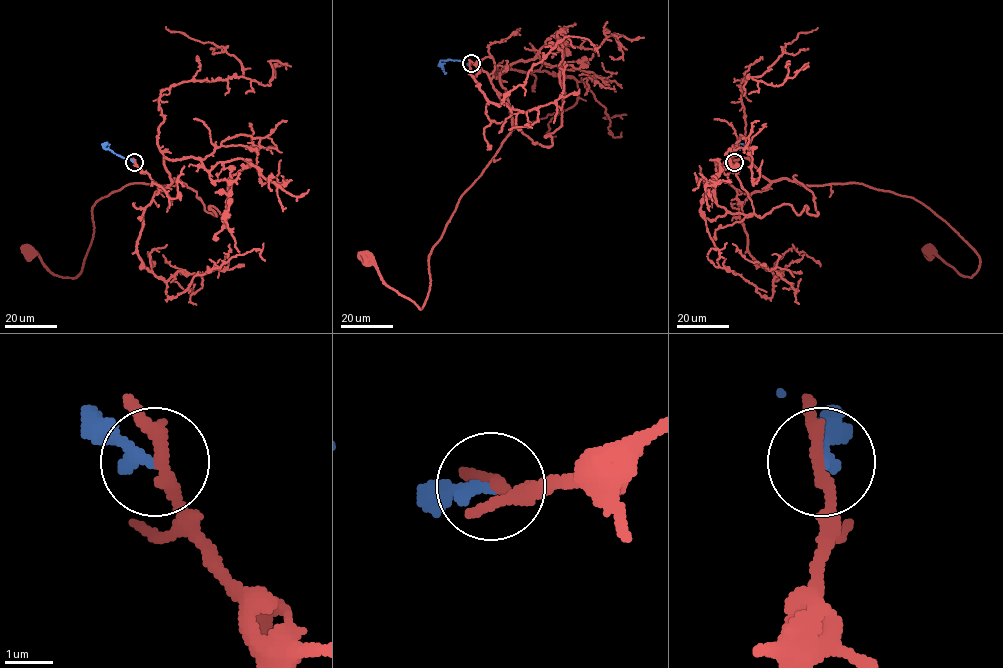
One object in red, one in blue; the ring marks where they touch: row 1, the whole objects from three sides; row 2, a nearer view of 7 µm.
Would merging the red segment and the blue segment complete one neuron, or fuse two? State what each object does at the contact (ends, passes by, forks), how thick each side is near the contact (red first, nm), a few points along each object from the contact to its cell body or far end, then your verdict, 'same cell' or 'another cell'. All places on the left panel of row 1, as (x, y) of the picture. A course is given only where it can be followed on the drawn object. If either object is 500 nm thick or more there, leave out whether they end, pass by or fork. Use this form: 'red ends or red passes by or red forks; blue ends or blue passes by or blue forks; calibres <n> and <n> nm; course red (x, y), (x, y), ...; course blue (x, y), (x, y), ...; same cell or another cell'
red passes by; blue ends; calibres 260 and 280 nm; course red (135, 161), (157, 184), (156, 194), (176, 184), (131, 183), (97, 201), (81, 271), (54, 275), (29, 251); course blue (135, 161), (103, 147), (106, 144), (108, 146); another cell

